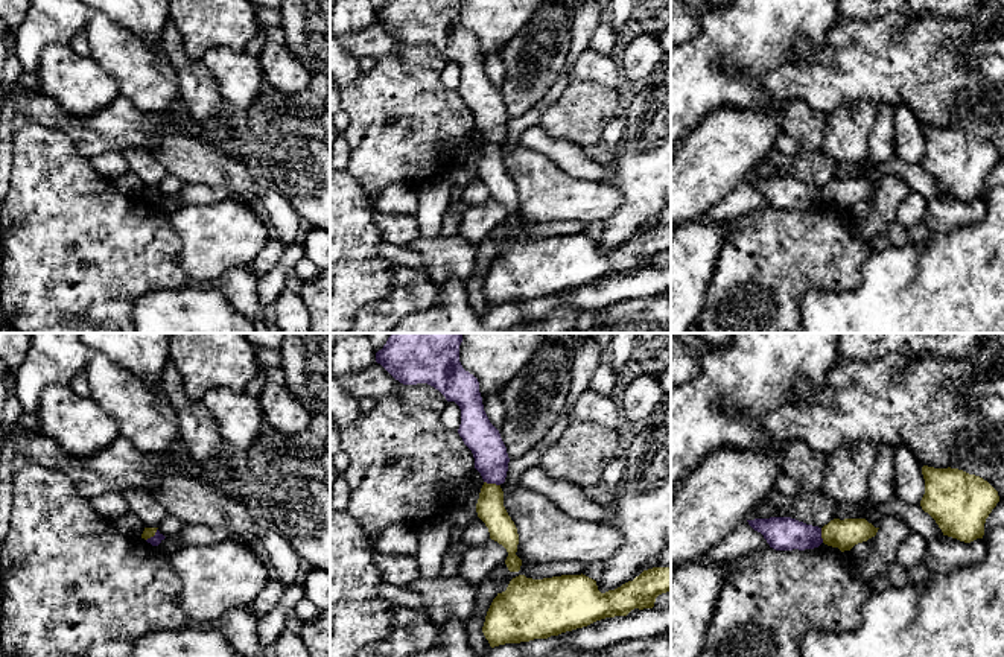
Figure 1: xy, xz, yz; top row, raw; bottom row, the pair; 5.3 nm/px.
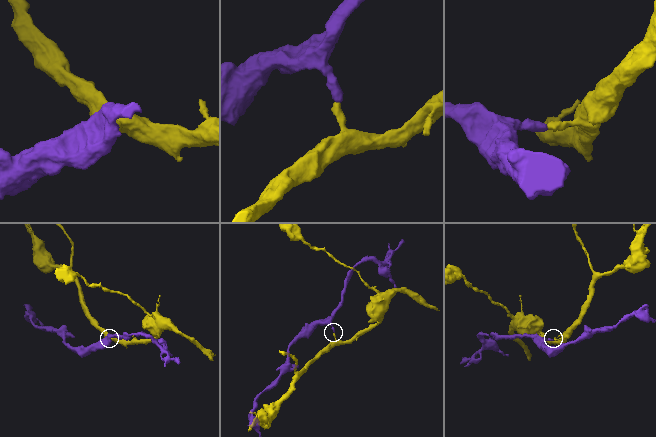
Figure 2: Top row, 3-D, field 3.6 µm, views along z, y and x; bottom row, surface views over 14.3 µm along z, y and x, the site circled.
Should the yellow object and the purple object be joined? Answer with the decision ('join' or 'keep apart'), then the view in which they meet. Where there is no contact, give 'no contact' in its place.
keep apart | xz

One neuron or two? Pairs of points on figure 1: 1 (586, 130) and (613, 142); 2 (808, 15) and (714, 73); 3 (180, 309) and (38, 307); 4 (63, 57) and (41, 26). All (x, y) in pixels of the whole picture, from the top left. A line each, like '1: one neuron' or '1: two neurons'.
1: two neurons
2: one neuron
3: two neurons
4: two neurons

